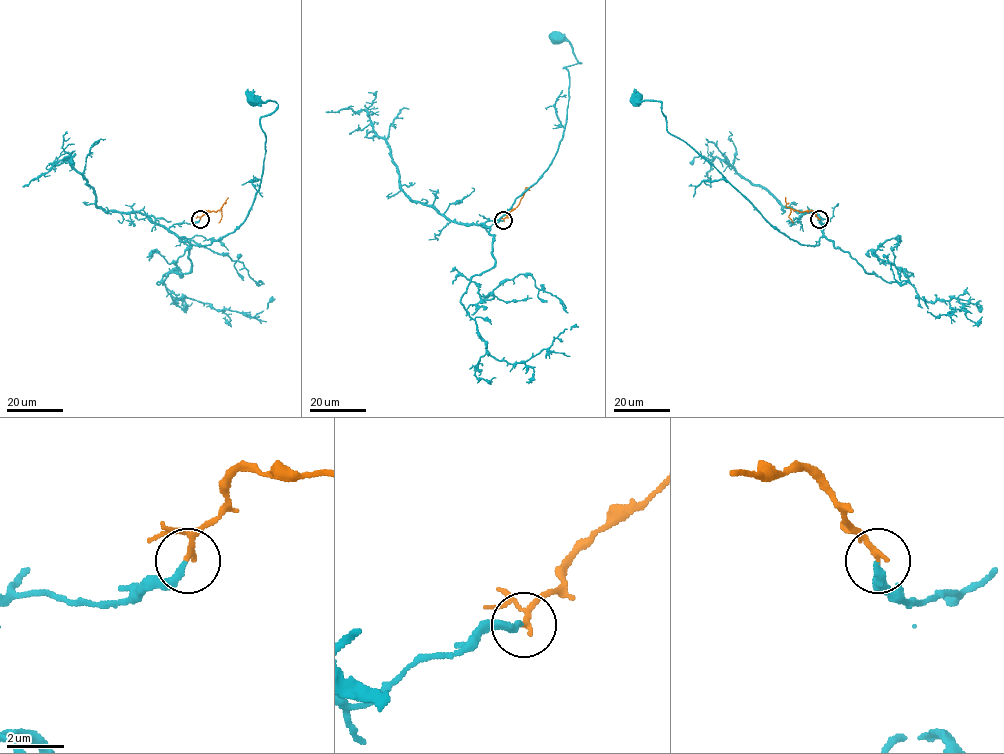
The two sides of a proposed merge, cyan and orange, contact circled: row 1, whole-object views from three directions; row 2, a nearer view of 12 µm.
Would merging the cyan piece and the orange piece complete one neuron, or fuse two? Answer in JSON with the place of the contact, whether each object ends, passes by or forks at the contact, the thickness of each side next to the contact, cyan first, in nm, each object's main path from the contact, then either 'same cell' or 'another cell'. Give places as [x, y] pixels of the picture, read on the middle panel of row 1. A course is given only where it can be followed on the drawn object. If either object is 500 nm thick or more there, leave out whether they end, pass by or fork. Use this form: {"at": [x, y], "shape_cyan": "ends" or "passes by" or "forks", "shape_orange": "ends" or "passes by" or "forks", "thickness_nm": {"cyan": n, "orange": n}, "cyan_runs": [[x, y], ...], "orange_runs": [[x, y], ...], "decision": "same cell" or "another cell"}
{"at": [503, 220], "shape_cyan": "ends", "shape_orange": "passes by", "thickness_nm": {"cyan": 240, "orange": 130}, "cyan_runs": [[503, 220], [473, 224], [498, 220], [535, 182], [565, 128], [563, 67], [581, 63], [556, 38]], "orange_runs": [[503, 220], [518, 204], [525, 189], [532, 187]], "decision": "same cell"}

